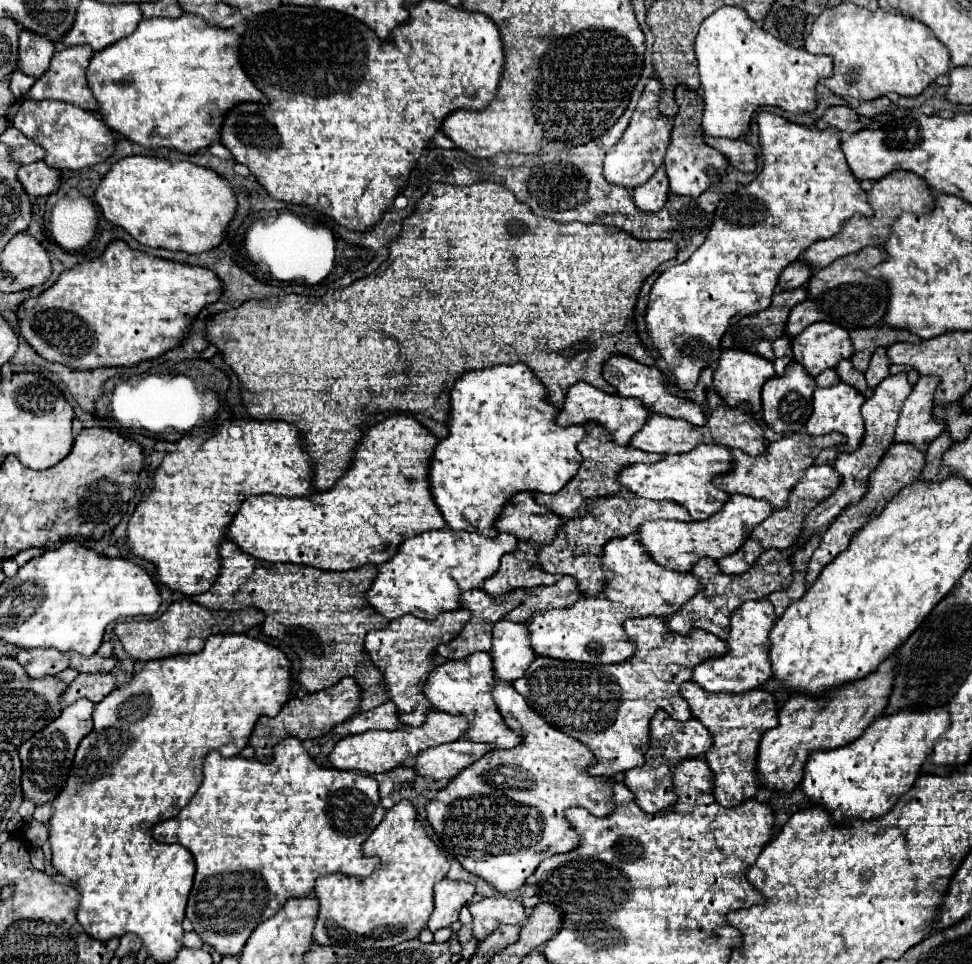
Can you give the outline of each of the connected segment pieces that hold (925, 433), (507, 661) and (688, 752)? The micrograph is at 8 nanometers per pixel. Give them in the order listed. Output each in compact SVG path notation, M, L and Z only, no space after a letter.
M920 376L904 402L894 442L908 442L924 452L944 432L944 422L934 418L934 392L938 384L940 380L936 376Z
M500 620L494 626L492 644L494 674L498 680L518 680L536 658L532 644L528 644L526 624Z
M652 718L650 722L650 748L646 752L646 764L640 768L632 768L624 774L624 784L636 794L636 804L650 814L656 814L660 810L670 808L678 796L674 792L672 776L676 770L676 762L684 758L696 758L704 756L712 746L712 736L710 732L696 720L688 722L678 722L672 718Z

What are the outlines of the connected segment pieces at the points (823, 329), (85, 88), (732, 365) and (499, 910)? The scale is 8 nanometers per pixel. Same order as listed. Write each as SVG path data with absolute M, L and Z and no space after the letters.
M816 322L808 326L802 334L792 338L792 350L794 360L800 362L814 378L854 354L848 330L830 322Z
M74 46L74 48L58 50L52 56L48 72L44 72L40 78L36 78L34 86L26 92L26 96L28 96L26 100L64 100L64 102L80 106L84 110L92 110L92 112L98 110L98 102L86 82L86 68L88 68L92 56L94 56L94 50L90 46Z
M726 350L714 370L714 388L728 406L750 402L752 412L760 412L762 386L774 374L770 360L746 350Z
M492 896L484 900L476 900L470 906L470 912L474 916L474 936L478 940L484 940L492 930L500 928L502 924L522 924L528 914L522 902L510 900L506 896Z

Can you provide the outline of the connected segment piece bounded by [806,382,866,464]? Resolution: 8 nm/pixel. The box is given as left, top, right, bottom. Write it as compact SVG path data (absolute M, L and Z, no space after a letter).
M840 382L832 388L818 388L814 392L814 412L806 424L806 430L808 432L834 432L838 430L840 434L844 434L848 438L848 442L844 446L836 446L836 448L828 448L824 450L820 456L818 456L818 464L832 464L836 454L840 454L842 450L848 450L848 452L854 452L860 442L862 442L862 436L864 436L864 420L862 420L862 414L860 414L860 406L864 404L864 396L854 390L852 386Z

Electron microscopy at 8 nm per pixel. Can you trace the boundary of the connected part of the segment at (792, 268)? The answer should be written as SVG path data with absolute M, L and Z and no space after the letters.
M798 260L784 270L776 290L792 290L798 286L804 286L810 280L810 276L812 276L812 268L804 260Z

